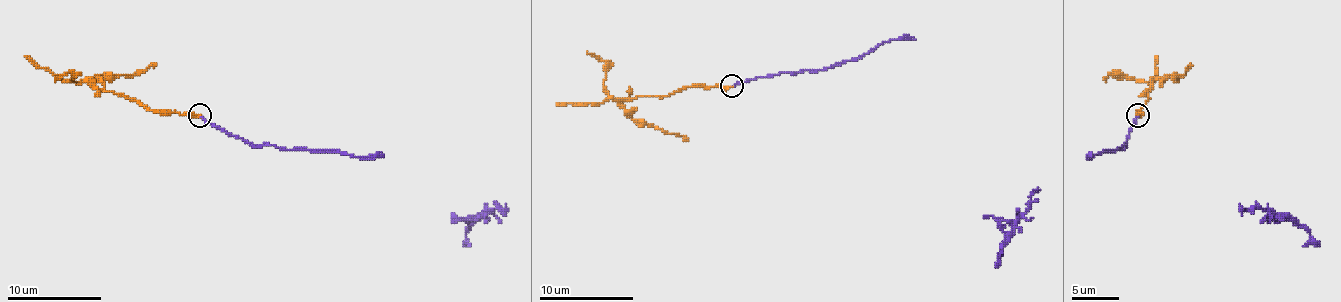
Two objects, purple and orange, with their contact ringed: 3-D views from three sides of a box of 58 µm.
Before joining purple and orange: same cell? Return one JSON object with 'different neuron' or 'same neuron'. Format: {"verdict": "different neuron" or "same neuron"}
{"verdict": "different neuron"}

